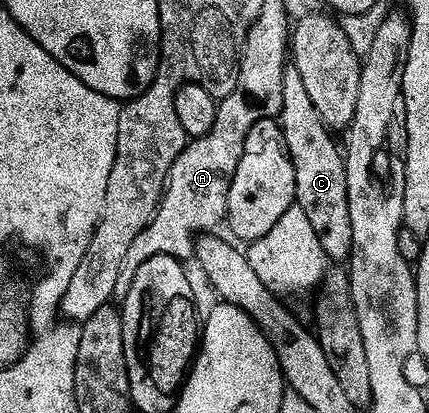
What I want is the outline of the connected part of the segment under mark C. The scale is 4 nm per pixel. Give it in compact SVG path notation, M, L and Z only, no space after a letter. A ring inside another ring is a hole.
M290 63L283 66L281 75L281 111L278 123L283 131L283 146L293 163L295 204L305 211L309 224L321 243L323 256L331 263L343 263L351 255L352 231L349 228L349 199L345 191L345 167L340 146L335 146L332 130L323 124L313 99L305 91L297 67Z

